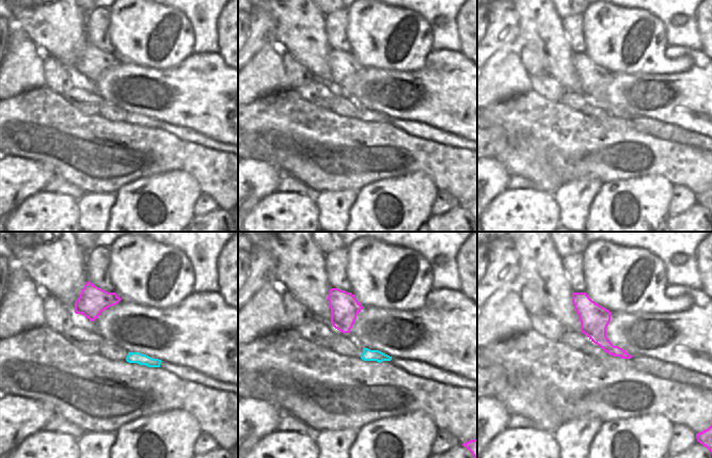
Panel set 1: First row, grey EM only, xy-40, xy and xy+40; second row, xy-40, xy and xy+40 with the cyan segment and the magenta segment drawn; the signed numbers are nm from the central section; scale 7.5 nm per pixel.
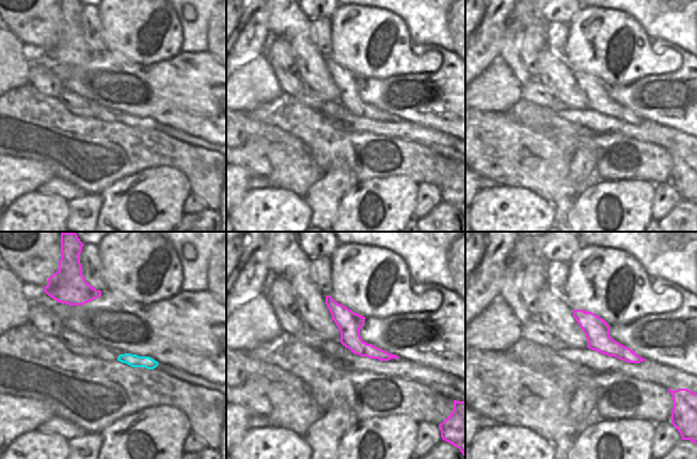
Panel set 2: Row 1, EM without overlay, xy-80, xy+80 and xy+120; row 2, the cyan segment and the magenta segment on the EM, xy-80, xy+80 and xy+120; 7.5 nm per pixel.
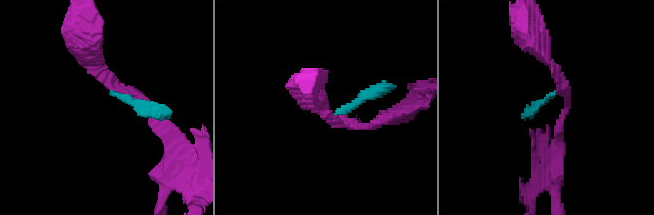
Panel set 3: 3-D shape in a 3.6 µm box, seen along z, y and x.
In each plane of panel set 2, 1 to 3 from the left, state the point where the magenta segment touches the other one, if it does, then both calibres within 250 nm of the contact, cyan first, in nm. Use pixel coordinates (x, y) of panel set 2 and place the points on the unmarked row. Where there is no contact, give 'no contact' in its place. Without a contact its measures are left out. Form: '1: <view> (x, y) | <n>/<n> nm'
1: no contact
2: no contact
3: no contact

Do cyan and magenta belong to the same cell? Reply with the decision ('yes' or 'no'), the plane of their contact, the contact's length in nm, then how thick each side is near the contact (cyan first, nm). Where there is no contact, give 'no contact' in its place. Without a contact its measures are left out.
no; no contact

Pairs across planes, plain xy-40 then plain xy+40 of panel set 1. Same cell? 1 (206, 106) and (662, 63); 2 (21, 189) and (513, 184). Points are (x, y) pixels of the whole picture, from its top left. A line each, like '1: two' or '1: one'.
1: two
2: two

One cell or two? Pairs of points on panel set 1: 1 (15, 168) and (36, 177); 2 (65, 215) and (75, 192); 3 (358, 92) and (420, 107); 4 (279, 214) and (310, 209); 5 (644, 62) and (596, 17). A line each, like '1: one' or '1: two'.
1: one
2: two
3: one
4: one
5: one

